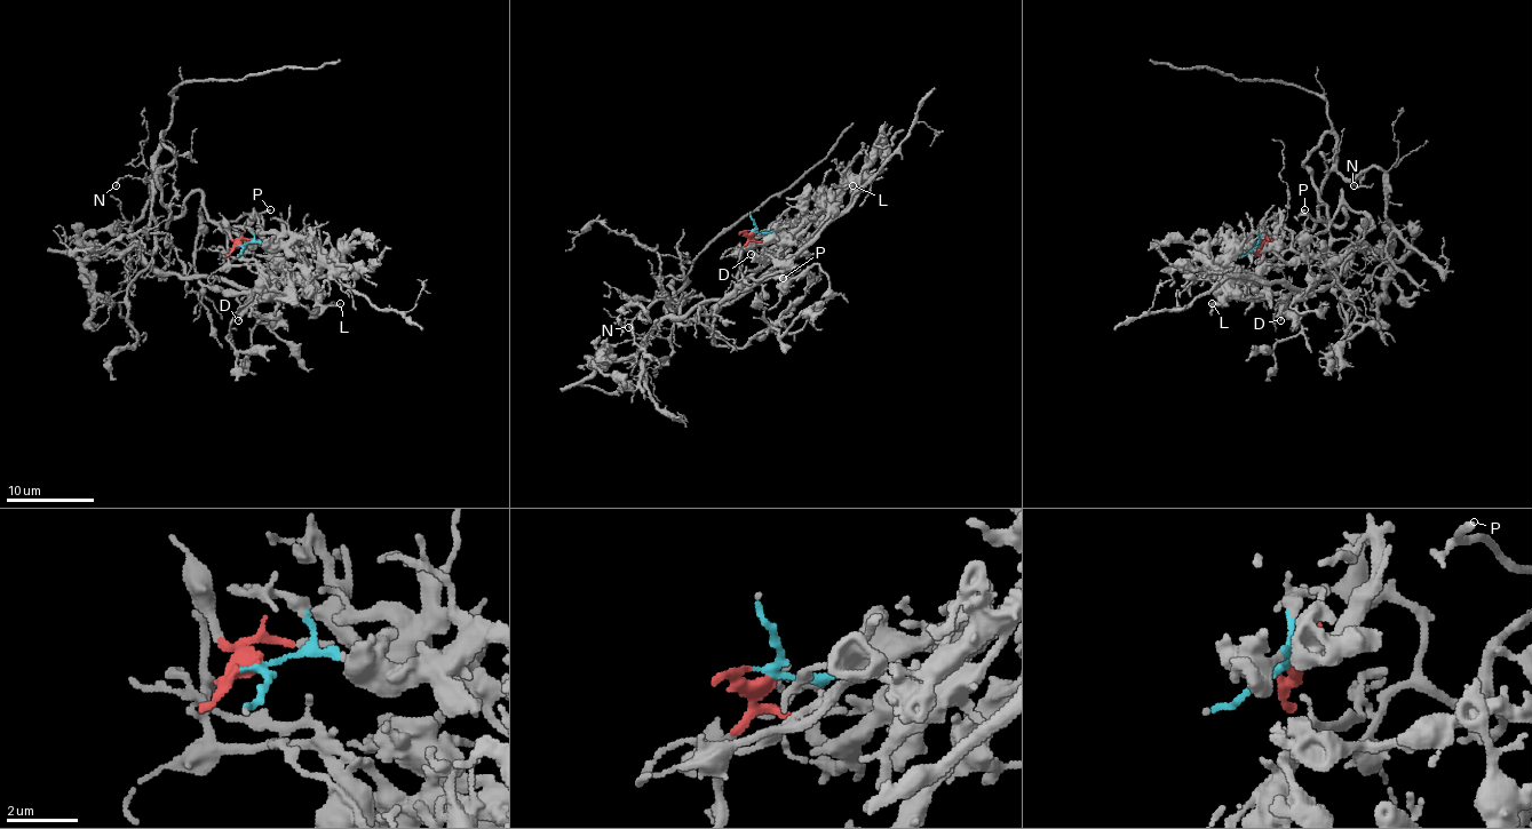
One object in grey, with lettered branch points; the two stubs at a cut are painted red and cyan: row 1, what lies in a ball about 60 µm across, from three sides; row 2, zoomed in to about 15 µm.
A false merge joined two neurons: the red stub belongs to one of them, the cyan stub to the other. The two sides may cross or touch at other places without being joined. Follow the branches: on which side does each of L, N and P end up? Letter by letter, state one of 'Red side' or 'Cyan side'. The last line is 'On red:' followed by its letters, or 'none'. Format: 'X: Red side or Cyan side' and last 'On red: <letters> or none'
L: Cyan side
N: Red side
P: Red side
On red: N, P

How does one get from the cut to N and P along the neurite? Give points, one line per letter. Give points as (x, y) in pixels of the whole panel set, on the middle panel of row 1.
N: (753, 230), (737, 278), (756, 283), (732, 302), (682, 319), (674, 291), (669, 328), (639, 335), (627, 326)
P: (753, 230), (753, 236), (741, 252), (739, 280), (748, 285), (756, 283), (732, 302), (770, 276), (783, 278)

